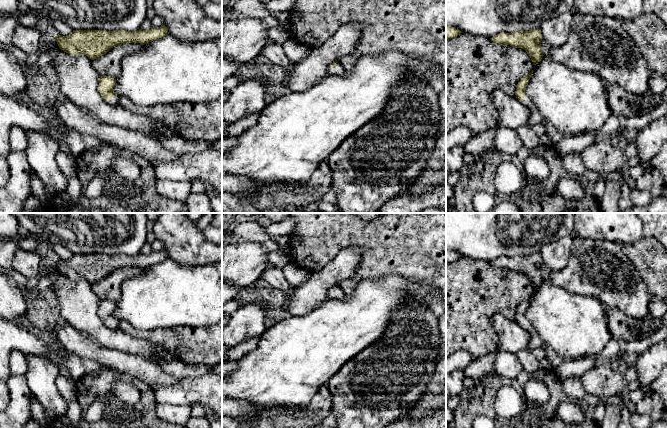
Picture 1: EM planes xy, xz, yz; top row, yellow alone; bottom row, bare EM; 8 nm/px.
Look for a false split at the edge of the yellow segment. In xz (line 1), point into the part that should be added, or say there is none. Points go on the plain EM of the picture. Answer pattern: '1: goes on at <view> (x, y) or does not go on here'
1: goes on at xz (338, 294)

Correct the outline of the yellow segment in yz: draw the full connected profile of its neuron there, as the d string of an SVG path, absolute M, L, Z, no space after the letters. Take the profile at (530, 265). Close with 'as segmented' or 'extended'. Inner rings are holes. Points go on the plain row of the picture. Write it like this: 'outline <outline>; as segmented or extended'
outline M540 253L514 257L501 256L491 263L498 268L524 273L530 280L533 289L538 288L543 282L541 271L542 258Z; as segmented

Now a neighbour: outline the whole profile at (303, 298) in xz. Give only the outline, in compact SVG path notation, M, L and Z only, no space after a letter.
M358 247L342 249L334 260L330 261L321 270L312 273L310 279L288 295L285 310L290 316L301 316L311 311L316 305L328 299L328 292L331 287L339 285L340 282L354 277L363 255L363 250Z

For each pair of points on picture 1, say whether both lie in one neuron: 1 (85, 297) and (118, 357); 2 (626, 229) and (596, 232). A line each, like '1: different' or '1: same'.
1: different
2: same

